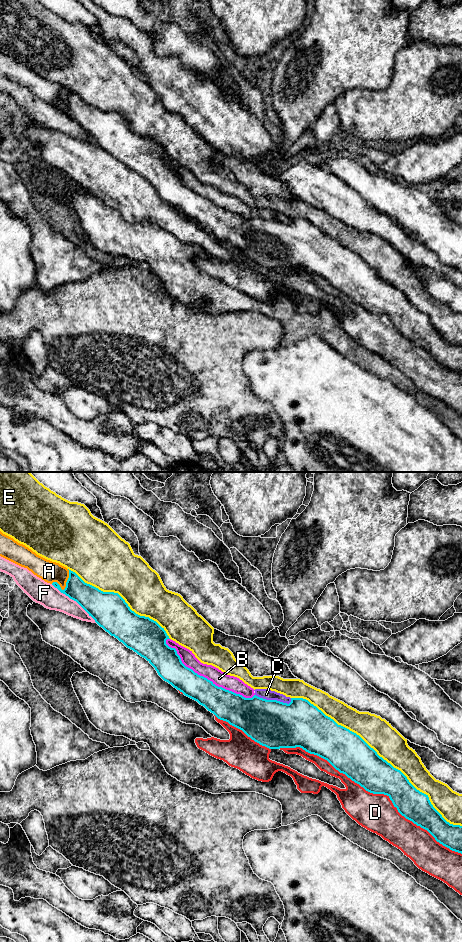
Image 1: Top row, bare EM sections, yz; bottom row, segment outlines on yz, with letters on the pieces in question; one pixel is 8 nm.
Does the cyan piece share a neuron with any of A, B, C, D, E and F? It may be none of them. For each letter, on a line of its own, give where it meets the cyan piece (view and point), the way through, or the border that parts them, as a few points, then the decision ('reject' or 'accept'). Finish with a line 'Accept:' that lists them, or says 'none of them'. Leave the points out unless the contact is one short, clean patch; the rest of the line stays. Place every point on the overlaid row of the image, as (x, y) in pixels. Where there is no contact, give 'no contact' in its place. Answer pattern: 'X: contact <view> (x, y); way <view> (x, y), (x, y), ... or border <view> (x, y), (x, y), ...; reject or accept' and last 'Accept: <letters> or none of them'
A: contact yz (66, 586); reject
B: contact yz (206, 678); reject
C: contact yz (273, 700); reject
D: contact yz (372, 792); reject
E: contact yz (378, 755); reject
F: contact yz (74, 600); reject
Accept: none of them

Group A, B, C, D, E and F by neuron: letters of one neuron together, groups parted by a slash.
A / B C / D / E / F

